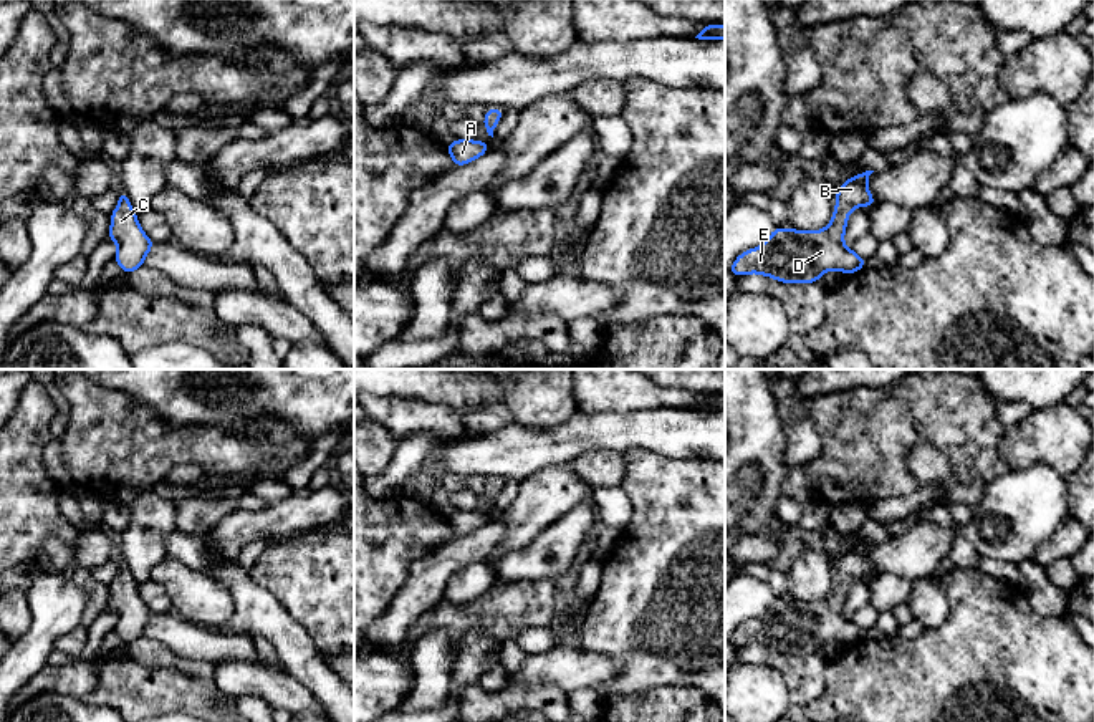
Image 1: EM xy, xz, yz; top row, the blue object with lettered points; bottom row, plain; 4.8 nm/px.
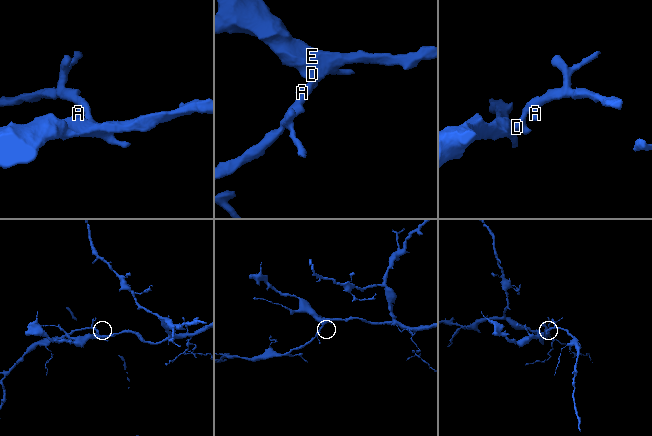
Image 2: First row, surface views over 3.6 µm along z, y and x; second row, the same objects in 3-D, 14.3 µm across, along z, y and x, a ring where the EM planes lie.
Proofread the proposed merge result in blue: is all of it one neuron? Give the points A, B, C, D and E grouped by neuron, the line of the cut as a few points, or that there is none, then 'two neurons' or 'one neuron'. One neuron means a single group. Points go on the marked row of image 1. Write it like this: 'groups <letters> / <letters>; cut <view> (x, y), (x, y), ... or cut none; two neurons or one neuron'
groups A B C D E; cut none; one neuron

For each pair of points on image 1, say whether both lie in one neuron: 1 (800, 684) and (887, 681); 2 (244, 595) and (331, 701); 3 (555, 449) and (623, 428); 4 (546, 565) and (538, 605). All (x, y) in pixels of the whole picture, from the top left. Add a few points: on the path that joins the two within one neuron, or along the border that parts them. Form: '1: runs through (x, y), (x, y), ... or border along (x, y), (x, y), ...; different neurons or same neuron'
1: border along (828, 661), (825, 686), (806, 704); different neurons
2: runs through (270, 621), (293, 644), (315, 674); same neuron
3: runs through (571, 439), (581, 433), (606, 433); same neuron
4: border along (553, 578), (508, 583); different neurons

